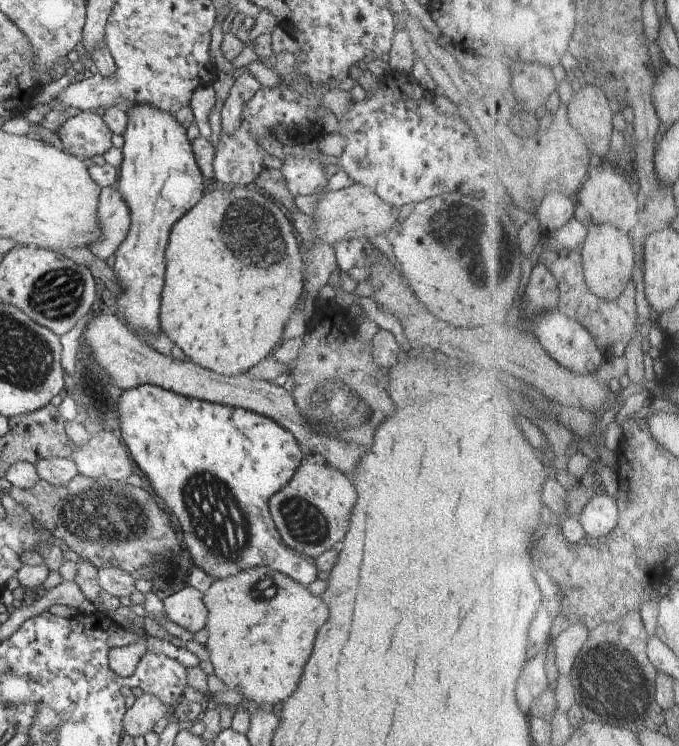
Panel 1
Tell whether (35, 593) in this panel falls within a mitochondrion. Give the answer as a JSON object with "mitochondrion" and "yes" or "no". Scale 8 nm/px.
{"mitochondrion":"no"}

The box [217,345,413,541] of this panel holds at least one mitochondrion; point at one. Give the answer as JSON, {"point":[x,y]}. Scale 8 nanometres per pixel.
{"point":[310,407]}

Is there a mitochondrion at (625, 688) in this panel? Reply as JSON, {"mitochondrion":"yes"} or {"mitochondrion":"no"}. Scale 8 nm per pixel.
{"mitochondrion":"yes"}

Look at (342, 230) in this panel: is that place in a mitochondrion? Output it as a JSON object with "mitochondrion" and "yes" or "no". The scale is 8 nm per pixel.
{"mitochondrion":"no"}

